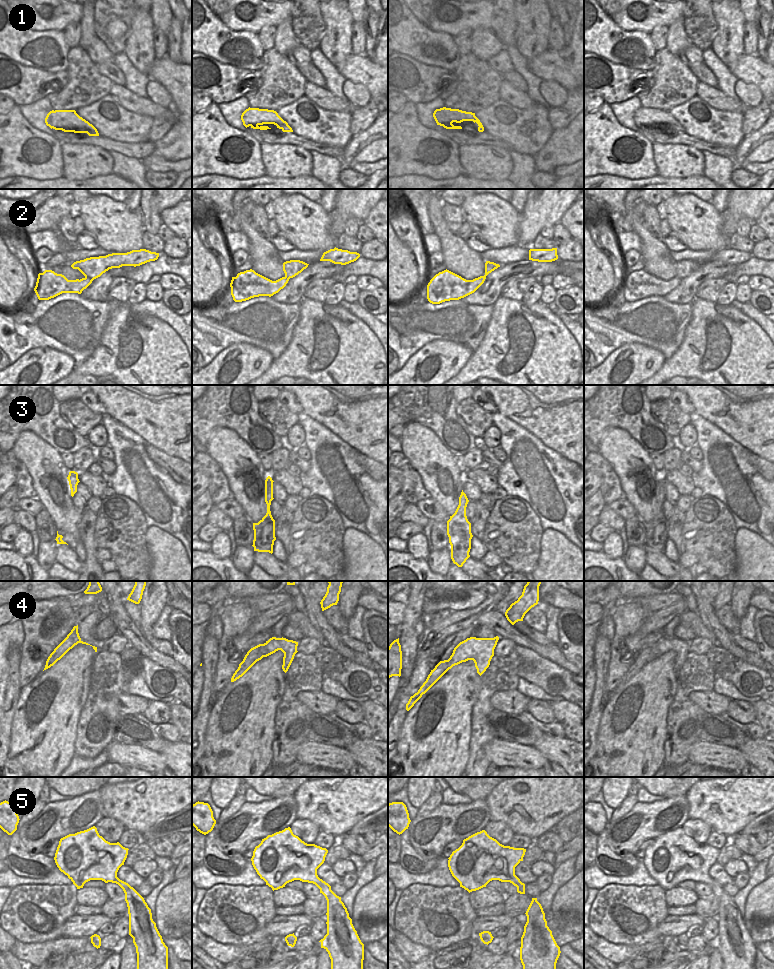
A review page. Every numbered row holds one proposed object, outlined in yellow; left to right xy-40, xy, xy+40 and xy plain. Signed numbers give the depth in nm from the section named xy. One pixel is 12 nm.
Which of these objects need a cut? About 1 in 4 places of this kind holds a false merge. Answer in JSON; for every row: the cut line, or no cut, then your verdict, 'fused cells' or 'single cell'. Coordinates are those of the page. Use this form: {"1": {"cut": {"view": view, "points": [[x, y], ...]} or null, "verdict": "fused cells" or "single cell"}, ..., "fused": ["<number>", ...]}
{"1": {"cut": null, "verdict": "single cell"}, "2": {"cut": {"view": "xy-40", "points": [[85, 276], [92, 280]]}, "verdict": "fused cells"}, "3": {"cut": null, "verdict": "single cell"}, "4": {"cut": {"view": "xy", "points": [[265, 643], [265, 652], [262, 656]]}, "verdict": "fused cells"}, "5": {"cut": null, "verdict": "single cell"}, "fused": ["2", "4"]}

